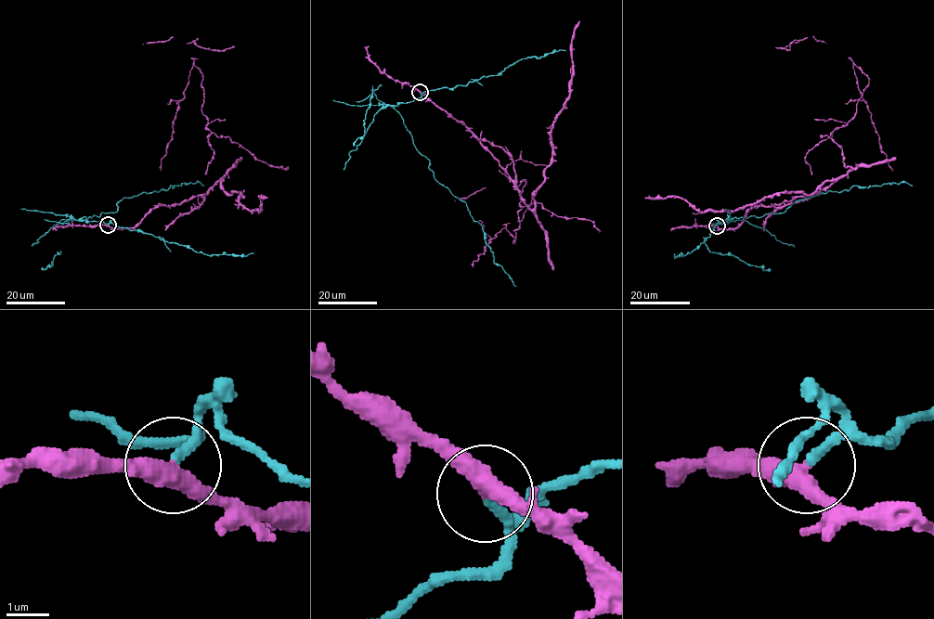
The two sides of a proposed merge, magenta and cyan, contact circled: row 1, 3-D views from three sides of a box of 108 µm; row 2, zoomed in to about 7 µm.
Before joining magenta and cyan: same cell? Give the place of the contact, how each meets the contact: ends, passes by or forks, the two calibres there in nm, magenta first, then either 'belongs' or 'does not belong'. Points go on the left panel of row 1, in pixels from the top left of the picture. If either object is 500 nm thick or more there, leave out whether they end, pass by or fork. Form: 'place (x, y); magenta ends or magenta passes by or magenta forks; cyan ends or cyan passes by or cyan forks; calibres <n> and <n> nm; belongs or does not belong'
place (108, 225); magenta passes by; cyan ends; calibres 400 and 220 nm; does not belong

